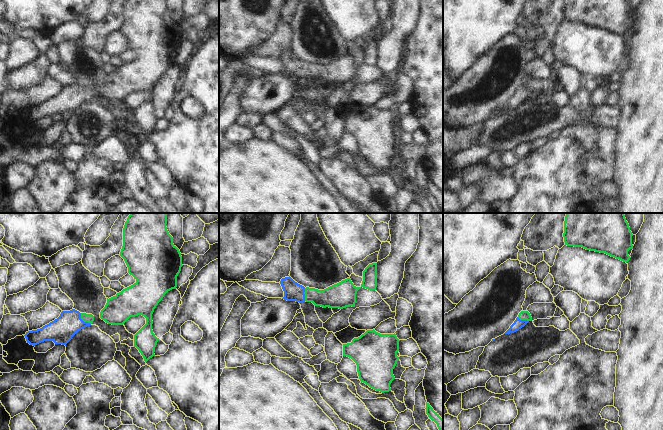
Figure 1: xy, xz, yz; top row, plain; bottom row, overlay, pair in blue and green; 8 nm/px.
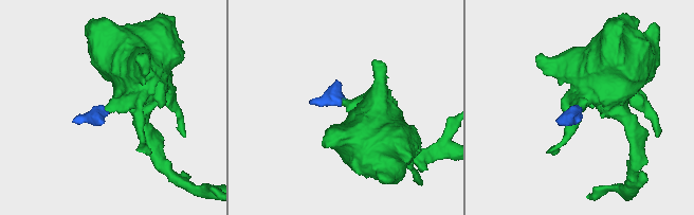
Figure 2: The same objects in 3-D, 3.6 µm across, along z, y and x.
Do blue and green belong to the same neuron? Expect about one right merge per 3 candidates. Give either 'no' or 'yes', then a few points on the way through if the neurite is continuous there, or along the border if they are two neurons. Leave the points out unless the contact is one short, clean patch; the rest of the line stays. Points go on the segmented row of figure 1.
yes; way xy (61, 330), (72, 321), (82, 320), (89, 318)

